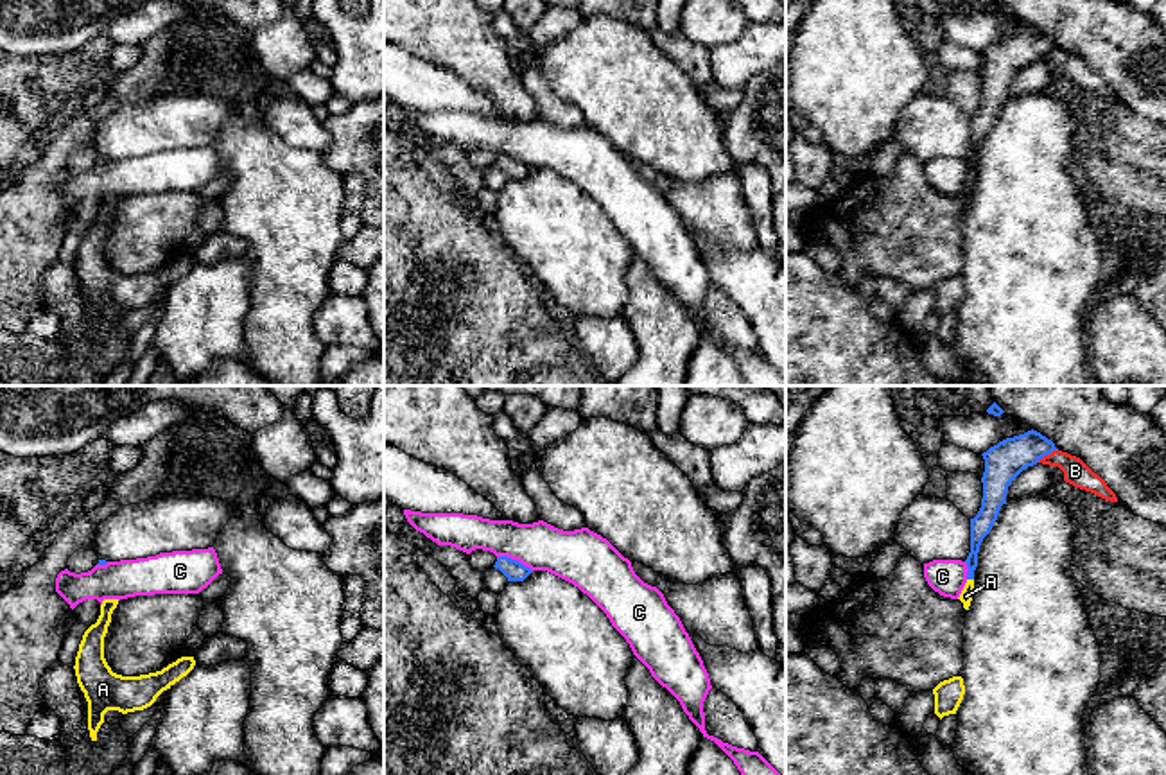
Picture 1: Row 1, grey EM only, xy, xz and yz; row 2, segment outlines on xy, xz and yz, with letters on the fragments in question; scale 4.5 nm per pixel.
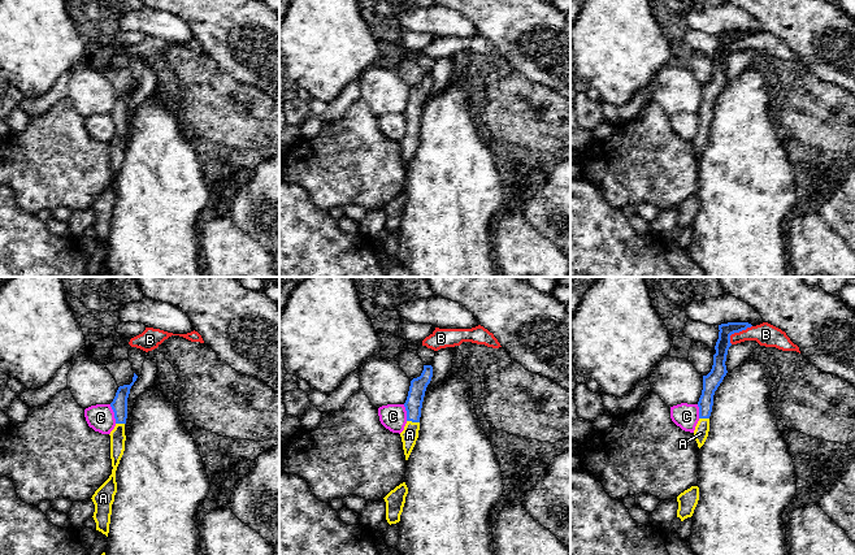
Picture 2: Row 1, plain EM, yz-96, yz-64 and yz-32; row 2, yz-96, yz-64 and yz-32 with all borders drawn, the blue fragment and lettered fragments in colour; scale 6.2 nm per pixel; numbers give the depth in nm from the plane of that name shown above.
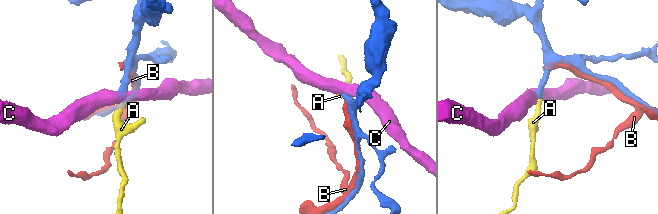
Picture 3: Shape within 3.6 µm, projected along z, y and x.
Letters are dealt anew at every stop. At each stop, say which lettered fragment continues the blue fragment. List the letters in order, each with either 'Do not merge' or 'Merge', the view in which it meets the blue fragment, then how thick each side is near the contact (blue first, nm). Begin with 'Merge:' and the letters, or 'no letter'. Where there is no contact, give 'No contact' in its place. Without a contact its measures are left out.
Merge: A
A: Merge. Touches blue in yz. Thickness 100 nm (blue) against 60 nm
B: Do not merge. Touches blue in yz. Thickness 170 nm (blue) against 110 nm
C: Do not merge. Touches blue in xz. Thickness 90 nm (blue) against 220 nm

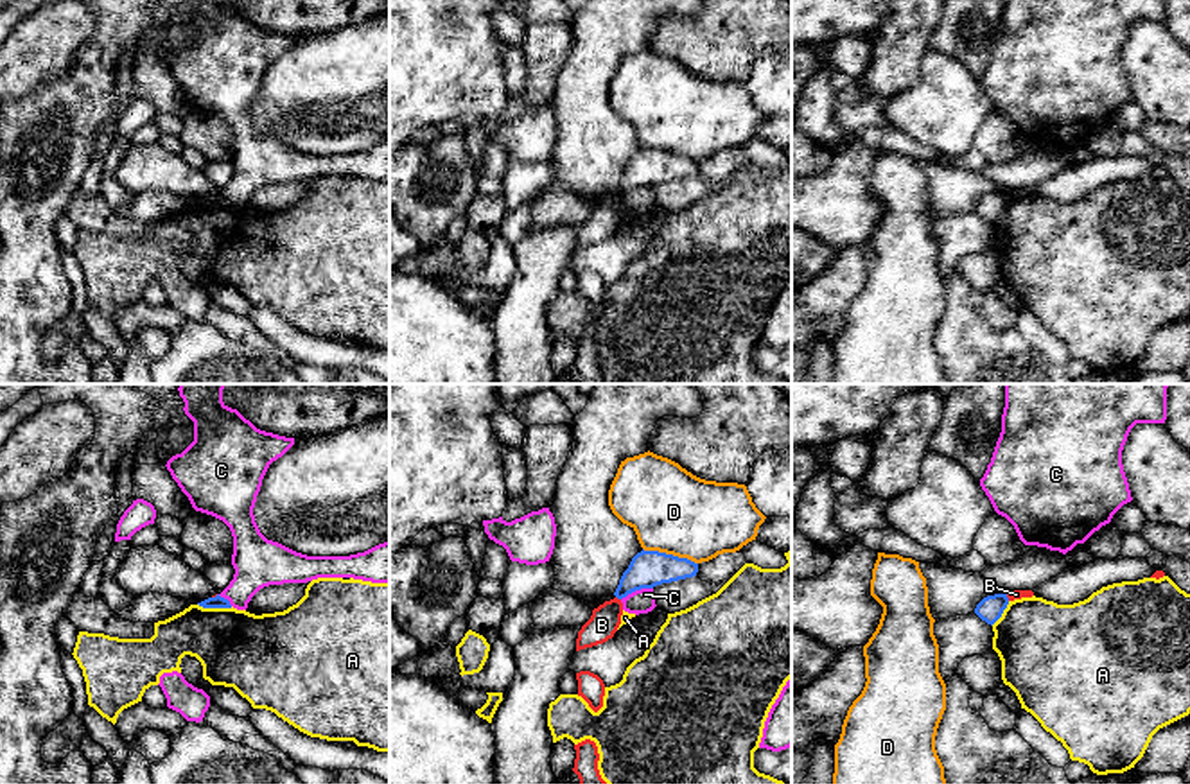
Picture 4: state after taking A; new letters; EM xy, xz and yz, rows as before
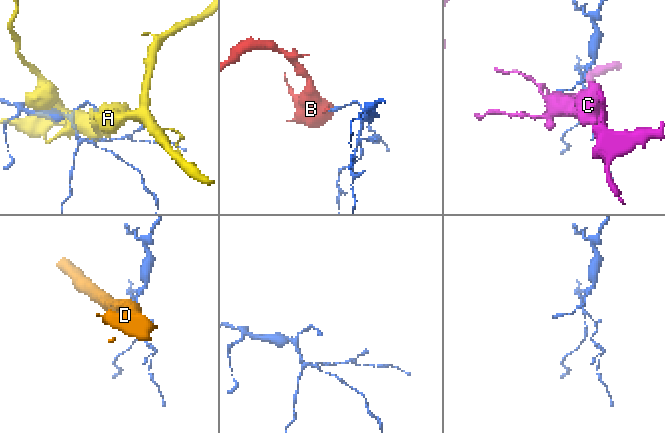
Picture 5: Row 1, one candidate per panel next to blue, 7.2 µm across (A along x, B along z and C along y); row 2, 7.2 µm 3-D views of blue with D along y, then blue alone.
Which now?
Merge: no letter
A: Do not merge. Touches blue in xy. Thickness 60 nm (blue) against 340 nm
B: Do not merge. Touches blue in yz. Thickness 110 nm (blue) against 50 nm
C: Do not merge. Touches blue in xz. Thickness 160 nm (blue) against 110 nm
D: Do not merge. Touches blue in xz. Thickness 160 nm (blue) against 380 nm

